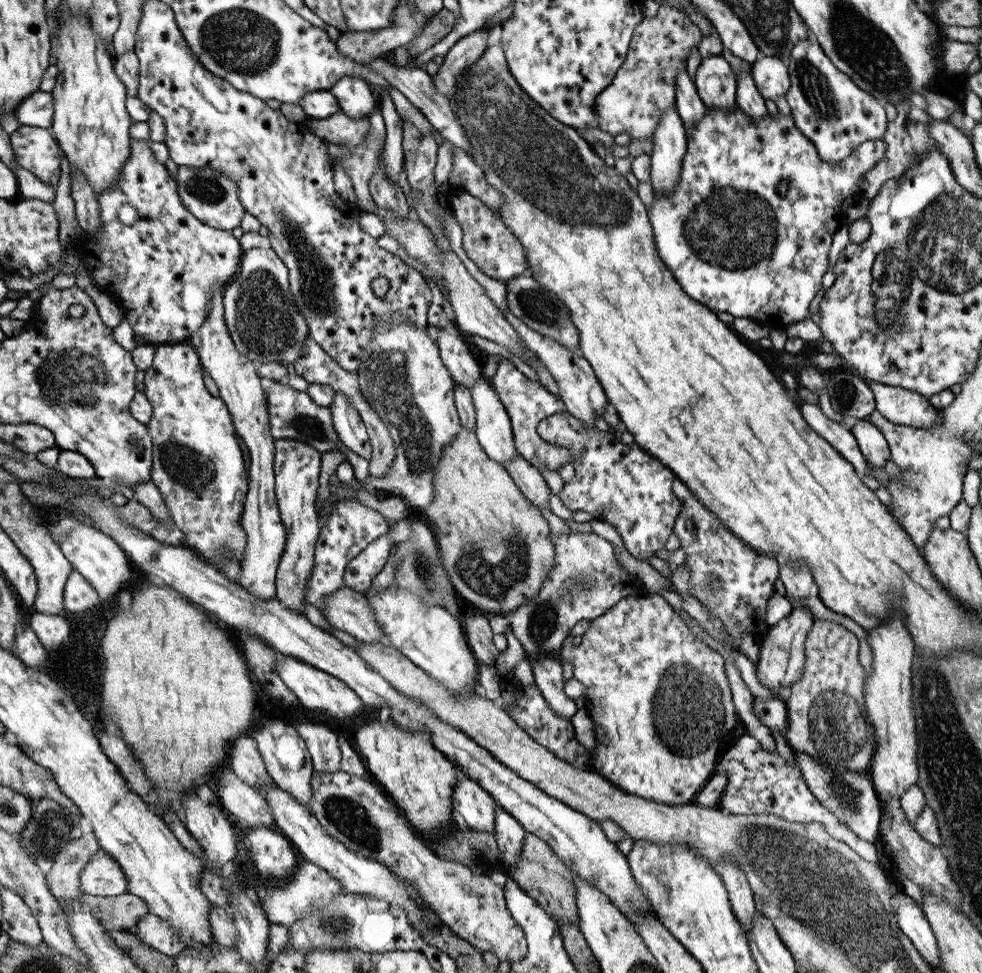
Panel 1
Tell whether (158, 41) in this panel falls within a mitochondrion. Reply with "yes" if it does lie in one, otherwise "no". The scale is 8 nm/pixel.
no

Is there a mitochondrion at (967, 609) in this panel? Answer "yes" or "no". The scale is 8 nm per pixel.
no

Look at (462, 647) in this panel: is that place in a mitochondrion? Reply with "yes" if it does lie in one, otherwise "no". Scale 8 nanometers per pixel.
no

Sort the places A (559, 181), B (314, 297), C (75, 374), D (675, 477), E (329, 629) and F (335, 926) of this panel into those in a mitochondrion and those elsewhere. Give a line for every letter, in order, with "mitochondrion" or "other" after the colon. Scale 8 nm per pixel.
A: mitochondrion
B: mitochondrion
C: mitochondrion
D: other
E: other
F: mitochondrion

